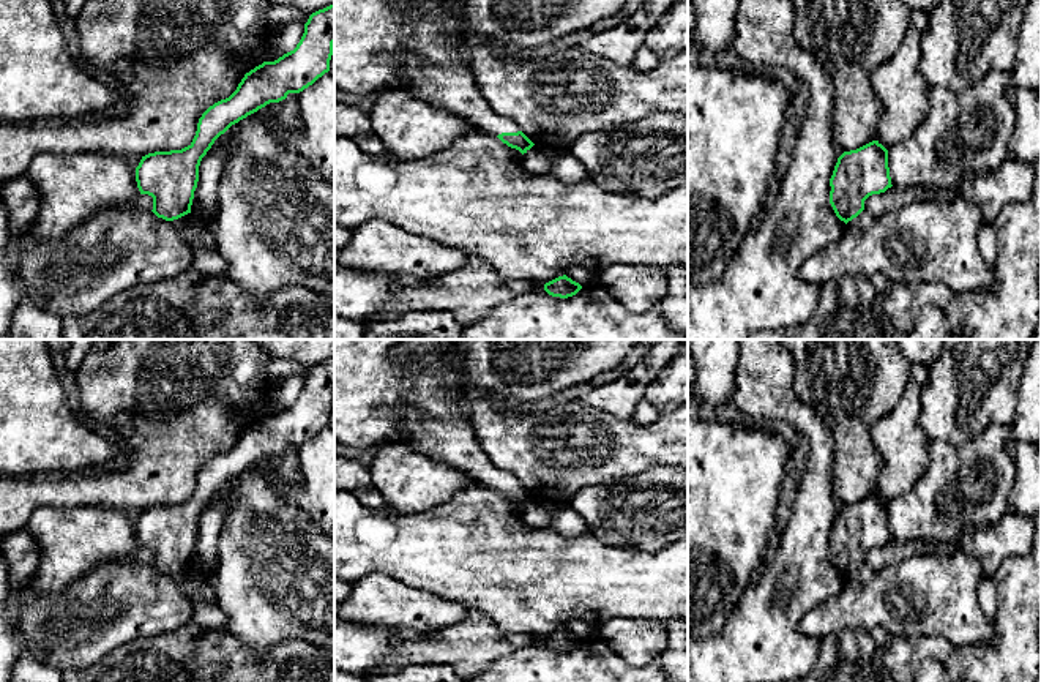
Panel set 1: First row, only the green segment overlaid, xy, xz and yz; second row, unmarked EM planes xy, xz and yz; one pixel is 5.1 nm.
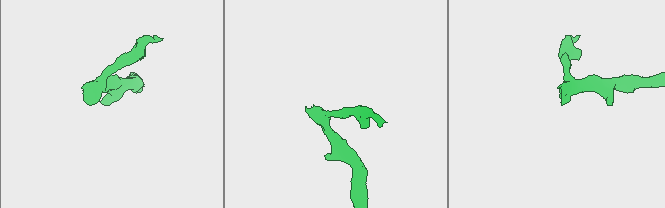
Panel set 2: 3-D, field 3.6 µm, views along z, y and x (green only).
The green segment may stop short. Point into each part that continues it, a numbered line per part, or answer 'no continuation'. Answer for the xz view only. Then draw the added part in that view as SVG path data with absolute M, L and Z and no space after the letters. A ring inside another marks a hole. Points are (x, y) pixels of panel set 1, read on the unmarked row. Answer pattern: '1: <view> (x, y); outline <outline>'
1: xz (377, 400); outline M334 339L334 440L341 445L355 448L379 447L390 440L404 440L423 455L467 474L483 486L498 489L502 486L520 485L514 474L502 470L491 461L491 458L483 452L470 422L457 412L457 403L467 396L464 393L462 363L450 355L438 355L429 360L393 360L390 354L397 343L399 339Z

